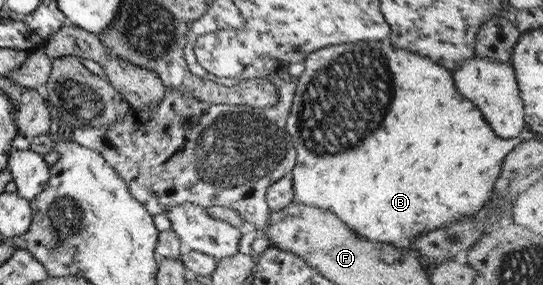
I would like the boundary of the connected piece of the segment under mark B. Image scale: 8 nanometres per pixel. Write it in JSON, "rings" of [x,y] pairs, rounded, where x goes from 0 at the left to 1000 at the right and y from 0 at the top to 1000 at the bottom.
{"rings":[[[672,140],[597,165],[564,193],[558,218],[560,249],[543,291],[541,344],[525,432],[525,456],[545,523],[541,582],[530,611],[538,635],[541,702],[556,719],[608,740],[652,825],[663,825],[678,846],[715,853],[753,884],[759,839],[770,825],[799,811],[803,796],[821,796],[829,782],[851,775],[855,761],[858,768],[869,761],[888,719],[899,712],[906,670],[912,670],[912,635],[923,607],[928,551],[963,495],[958,474],[947,488],[913,481],[884,389],[843,330],[829,246],[796,221],[777,193],[727,172],[711,144]]]}

